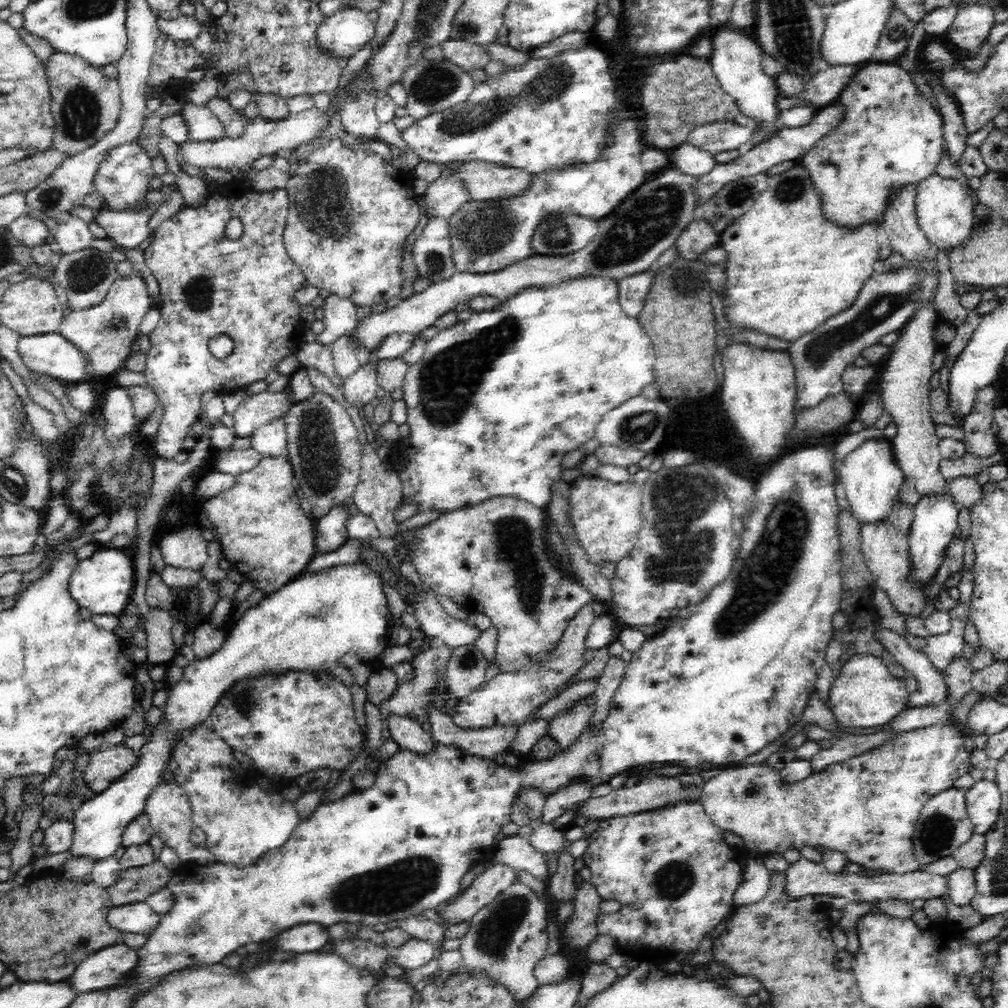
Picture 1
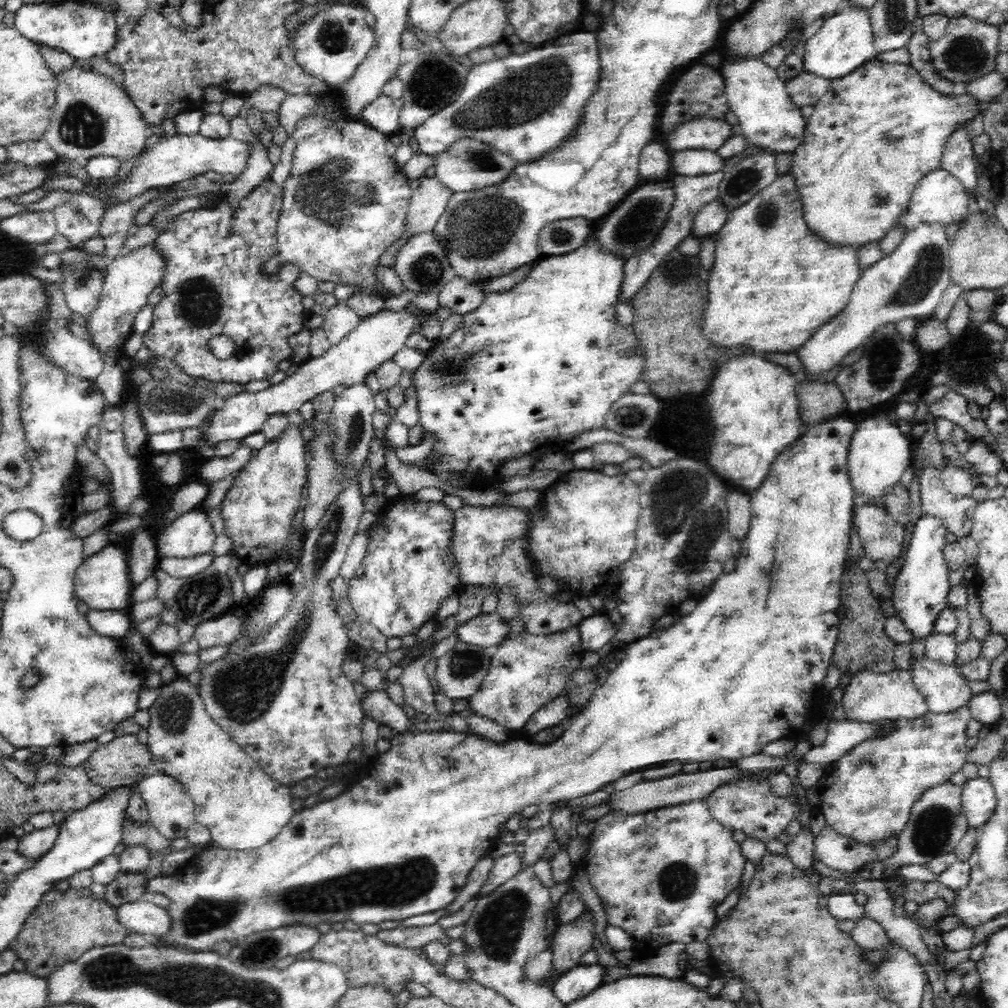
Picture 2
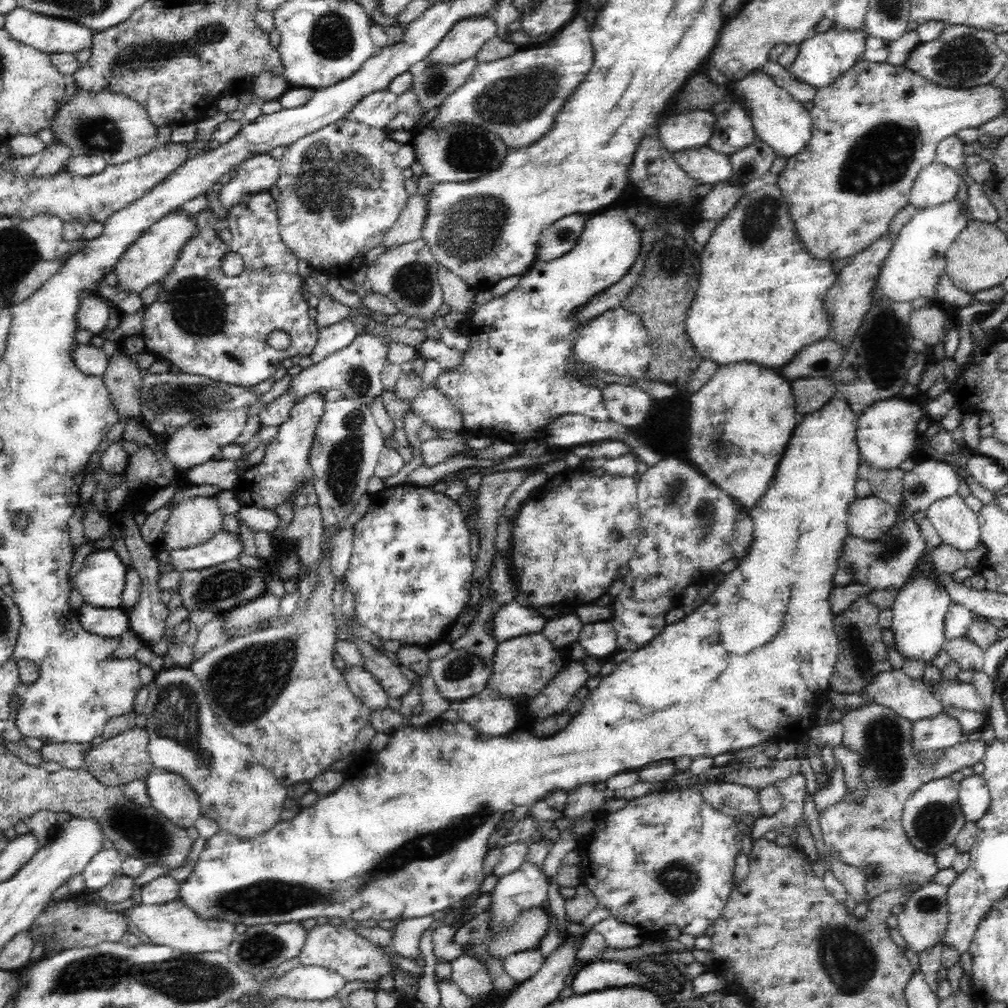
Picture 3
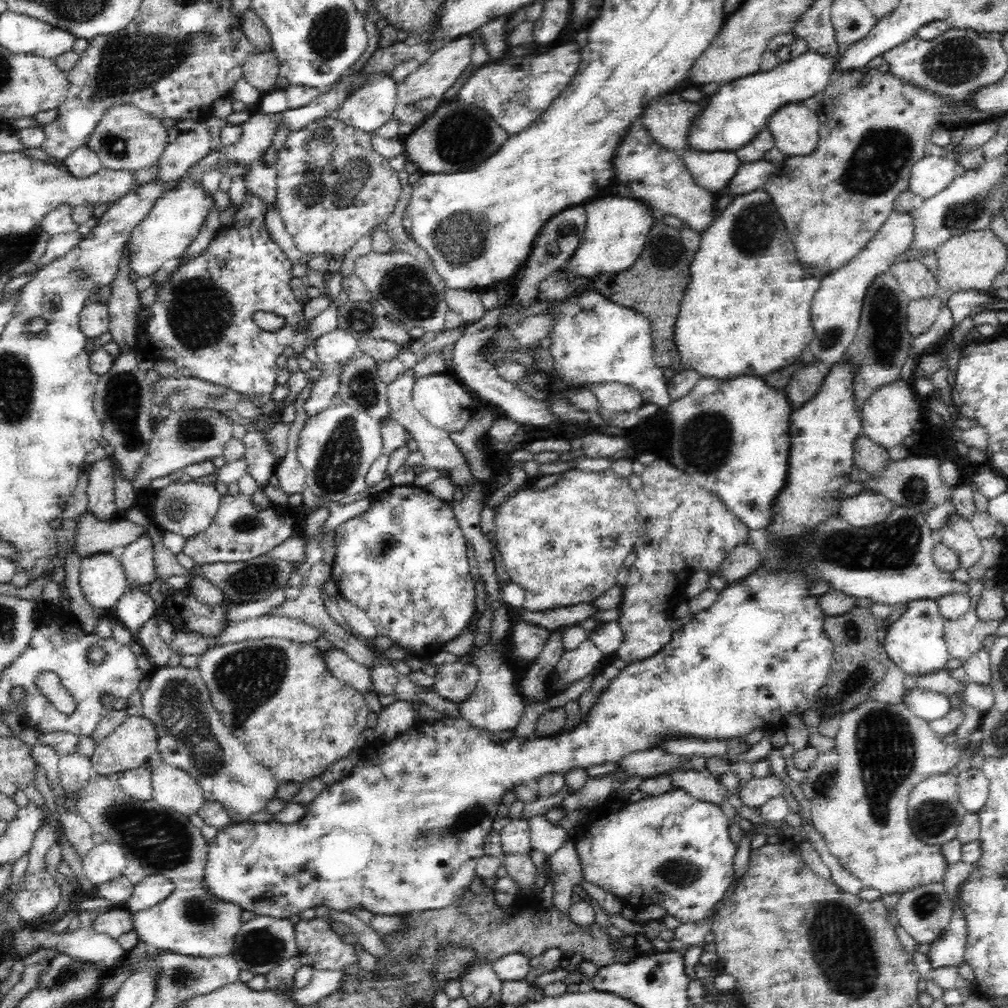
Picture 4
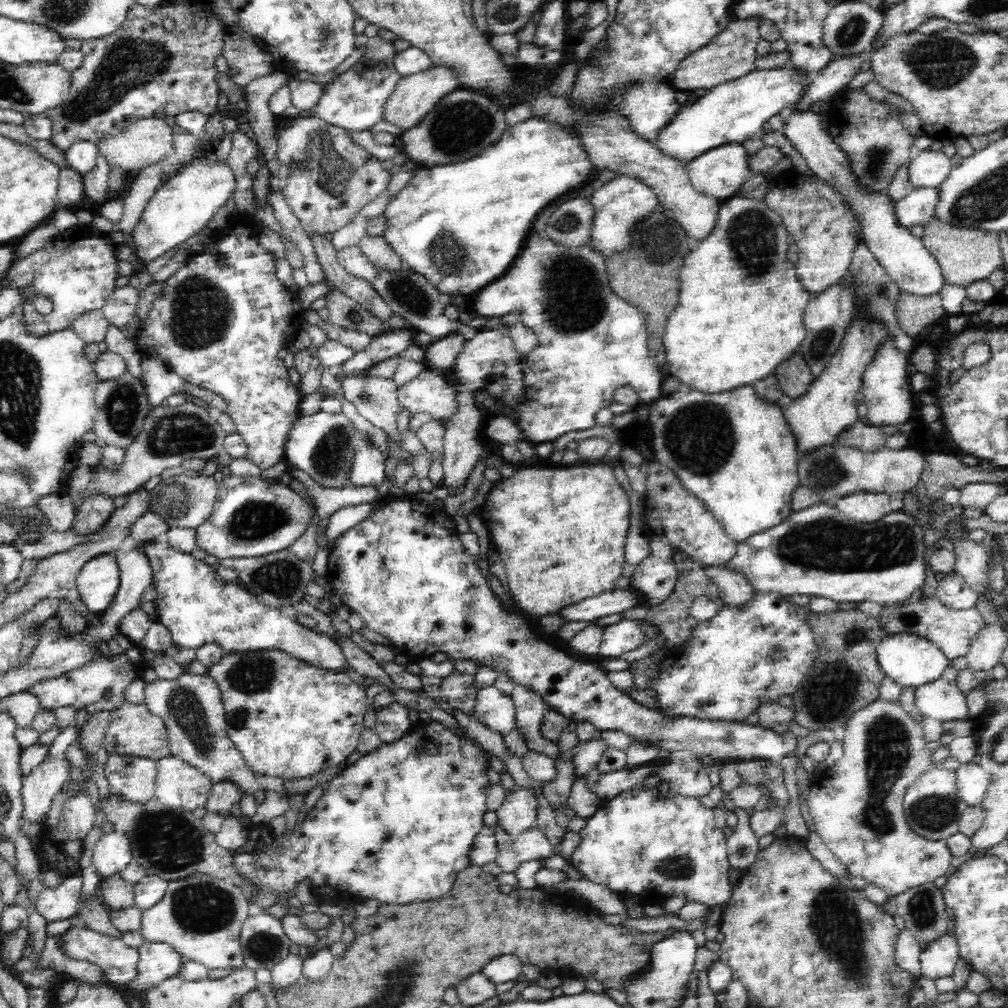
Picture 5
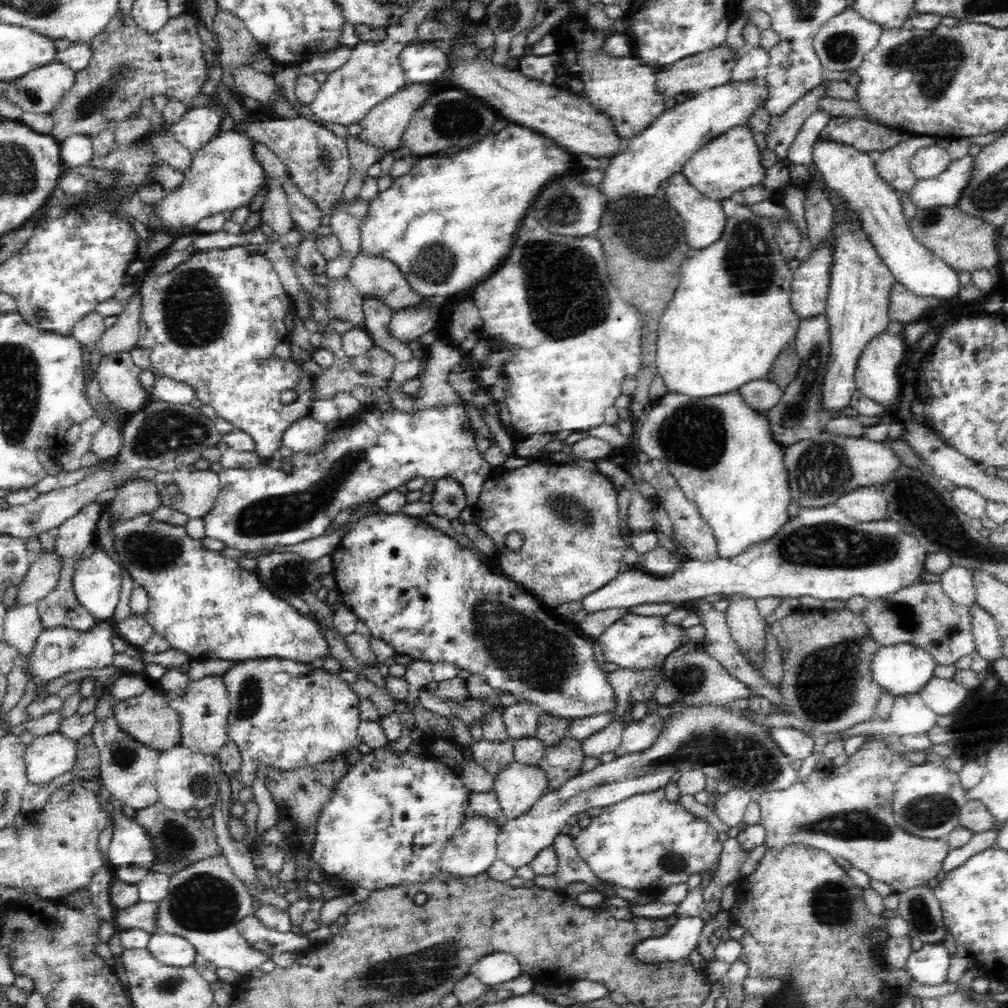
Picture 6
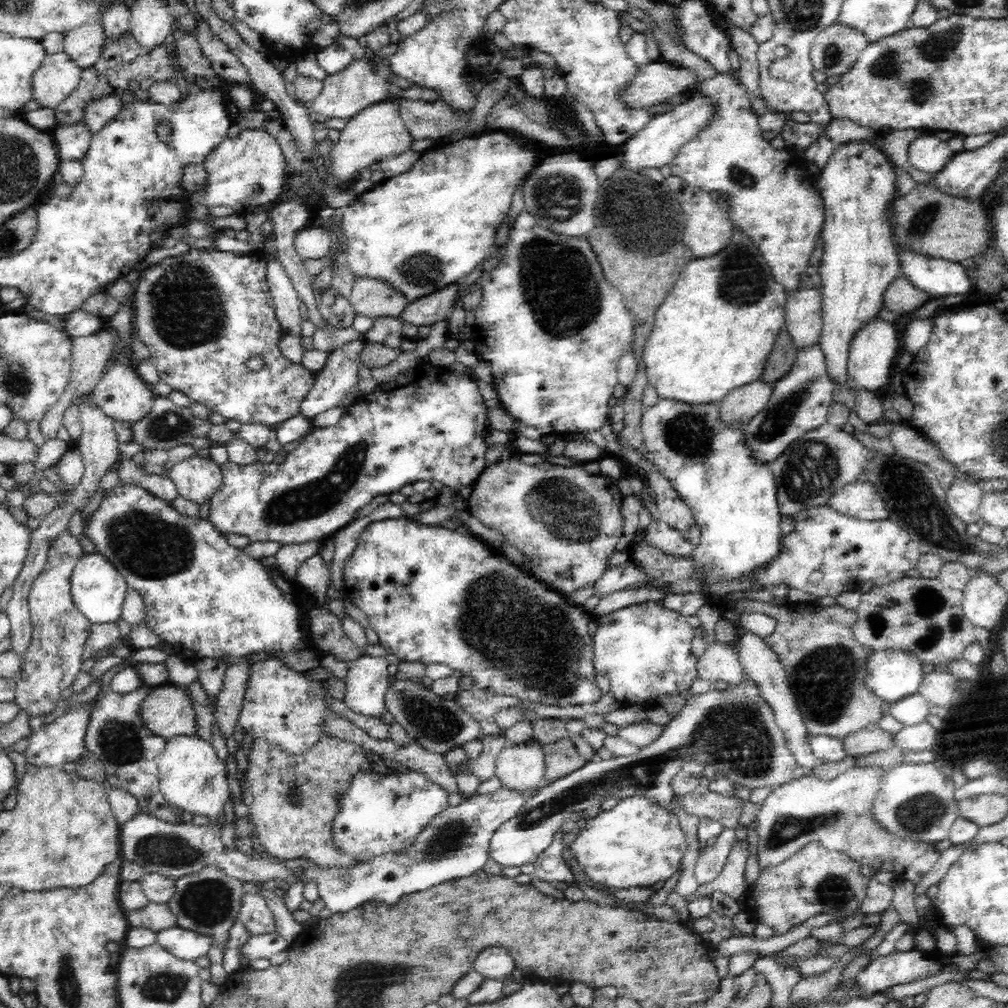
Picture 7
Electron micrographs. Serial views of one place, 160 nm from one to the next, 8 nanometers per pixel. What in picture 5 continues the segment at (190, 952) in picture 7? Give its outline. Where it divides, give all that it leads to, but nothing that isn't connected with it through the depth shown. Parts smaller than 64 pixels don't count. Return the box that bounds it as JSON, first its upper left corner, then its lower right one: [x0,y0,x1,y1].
[122,941,184,999]

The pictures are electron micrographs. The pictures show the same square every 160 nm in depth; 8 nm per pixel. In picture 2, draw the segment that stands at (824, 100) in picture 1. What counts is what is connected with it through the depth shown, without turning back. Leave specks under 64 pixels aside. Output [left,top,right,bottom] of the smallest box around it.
[786,72,831,106]

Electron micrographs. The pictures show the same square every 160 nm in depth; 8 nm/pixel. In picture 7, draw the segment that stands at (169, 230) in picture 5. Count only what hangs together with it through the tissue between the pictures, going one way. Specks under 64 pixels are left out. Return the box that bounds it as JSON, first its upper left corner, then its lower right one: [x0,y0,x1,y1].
[189,128,289,214]

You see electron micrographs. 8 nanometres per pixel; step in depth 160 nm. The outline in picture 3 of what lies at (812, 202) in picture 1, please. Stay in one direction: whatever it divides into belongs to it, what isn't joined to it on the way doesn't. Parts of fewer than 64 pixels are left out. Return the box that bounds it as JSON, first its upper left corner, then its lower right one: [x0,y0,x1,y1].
[684,137,838,370]

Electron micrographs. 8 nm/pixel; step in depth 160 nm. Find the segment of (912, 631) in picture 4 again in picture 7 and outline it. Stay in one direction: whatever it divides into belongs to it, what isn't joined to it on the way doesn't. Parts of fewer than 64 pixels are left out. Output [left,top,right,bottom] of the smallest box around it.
[865,649,923,704]

